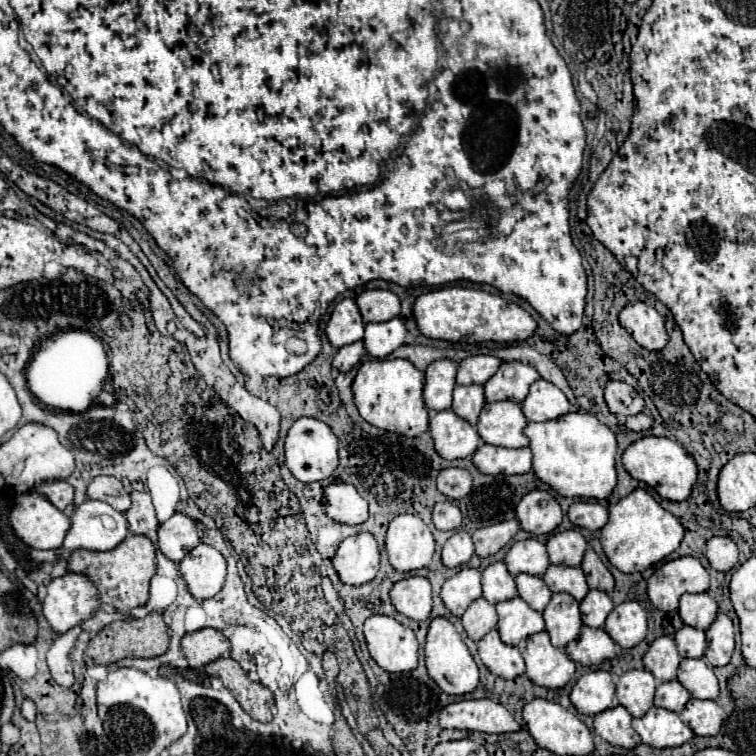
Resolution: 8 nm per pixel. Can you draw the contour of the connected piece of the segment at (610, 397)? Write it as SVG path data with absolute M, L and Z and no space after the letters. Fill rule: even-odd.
M612 380L606 384L604 400L608 410L616 416L632 416L644 410L642 396L632 386L620 380Z

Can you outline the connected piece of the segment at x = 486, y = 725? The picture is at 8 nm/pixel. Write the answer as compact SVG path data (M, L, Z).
M488 698L482 700L462 700L448 704L438 714L438 724L442 728L462 728L462 730L478 730L488 734L514 732L520 726L510 716L510 712Z

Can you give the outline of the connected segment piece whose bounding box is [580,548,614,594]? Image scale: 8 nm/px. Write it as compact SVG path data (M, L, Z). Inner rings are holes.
M592 548L586 550L580 568L584 570L586 582L588 582L590 588L604 590L608 594L614 590L614 578L612 578L612 574L608 572L608 568L602 564L602 560L598 558L598 554Z

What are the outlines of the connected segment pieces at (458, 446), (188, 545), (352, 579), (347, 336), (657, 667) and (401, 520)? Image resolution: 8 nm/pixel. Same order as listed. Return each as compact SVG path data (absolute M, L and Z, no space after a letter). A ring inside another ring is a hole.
M452 410L430 414L430 436L436 452L446 458L466 458L474 454L480 444L480 436L466 420L458 418Z
M176 512L158 528L158 548L172 562L180 562L198 544L200 536L196 532L196 522L186 514Z
M370 532L348 536L340 542L332 564L342 584L360 586L370 582L380 566L380 550Z
M344 298L334 306L330 320L326 324L326 336L334 348L342 348L346 344L362 340L364 322L352 298Z
M670 636L656 638L644 656L644 668L652 672L658 682L674 680L678 664L680 664L680 654Z
M400 514L388 526L386 554L392 568L398 572L420 570L432 560L434 538L418 516Z

